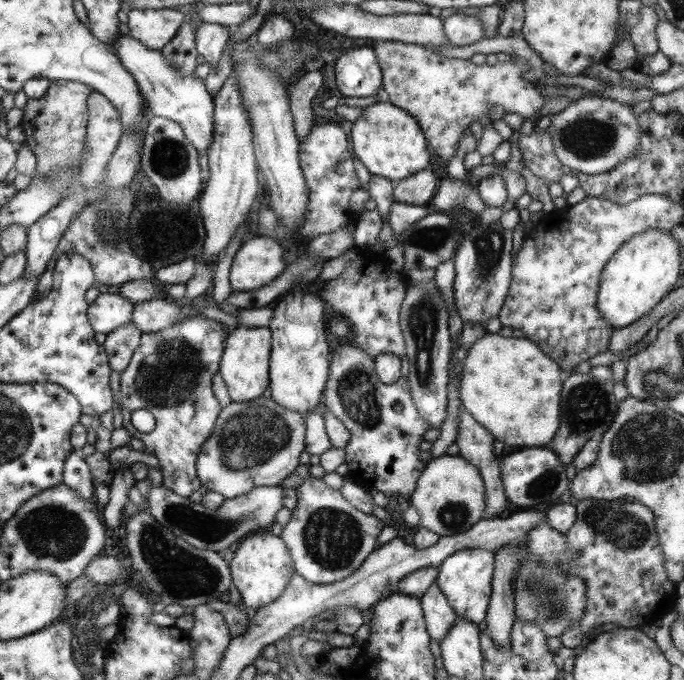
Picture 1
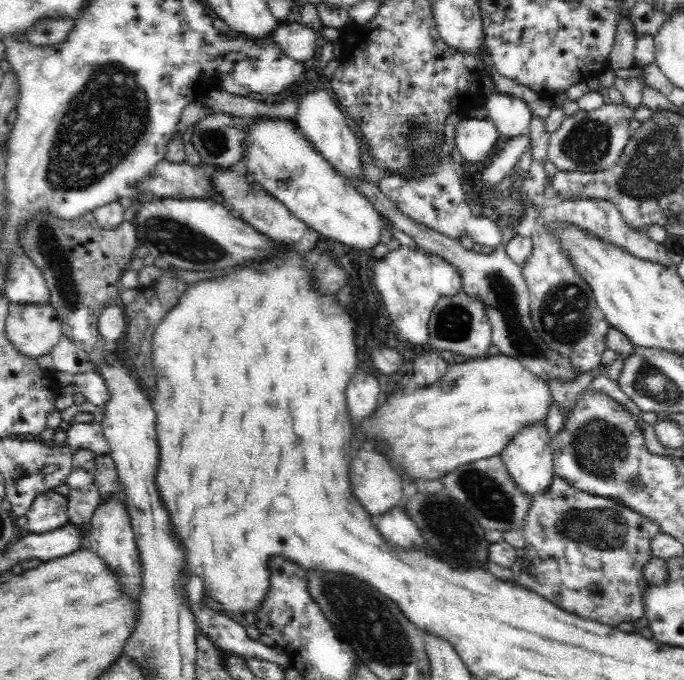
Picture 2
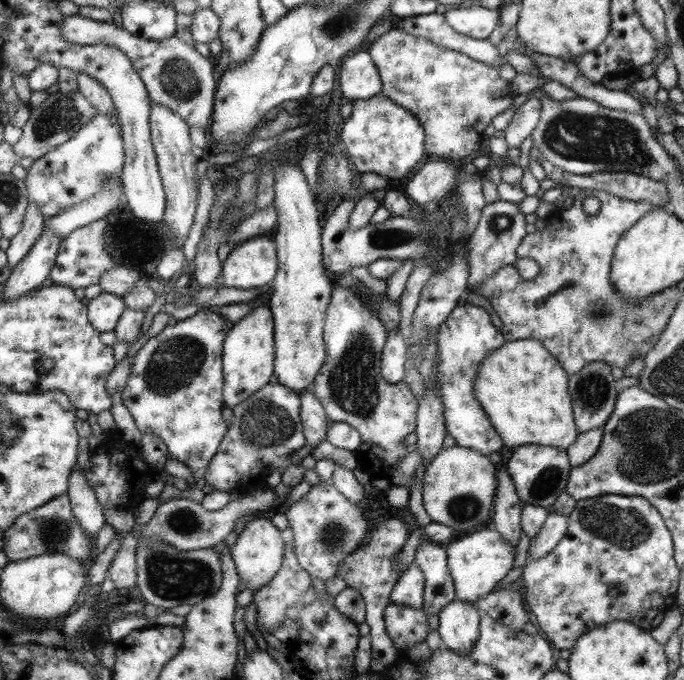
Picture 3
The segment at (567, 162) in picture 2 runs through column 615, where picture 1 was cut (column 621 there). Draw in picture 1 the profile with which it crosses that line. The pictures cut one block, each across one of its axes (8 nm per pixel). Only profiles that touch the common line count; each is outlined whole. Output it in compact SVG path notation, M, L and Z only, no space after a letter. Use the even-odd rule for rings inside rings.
M587 94L555 114L548 129L560 165L583 174L602 174L633 158L640 146L640 127L632 109L629 104Z

